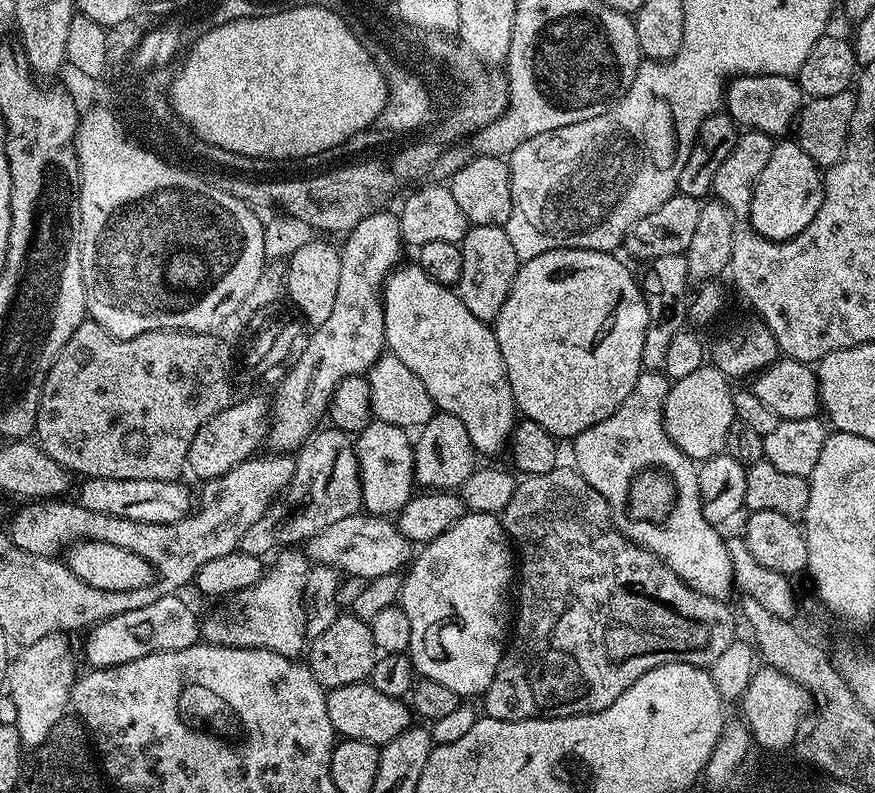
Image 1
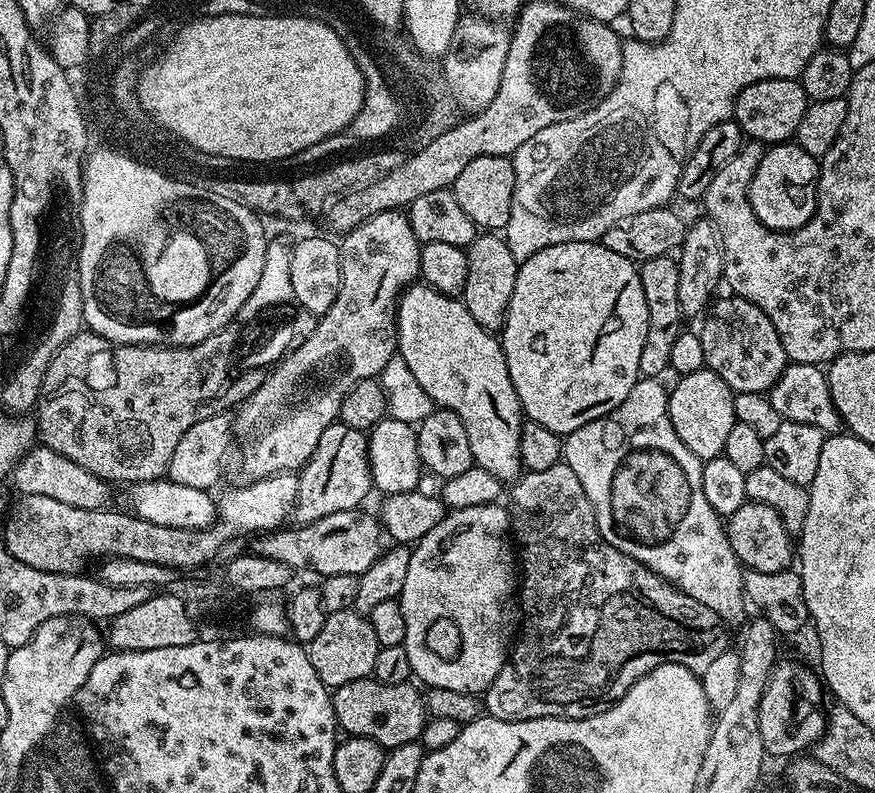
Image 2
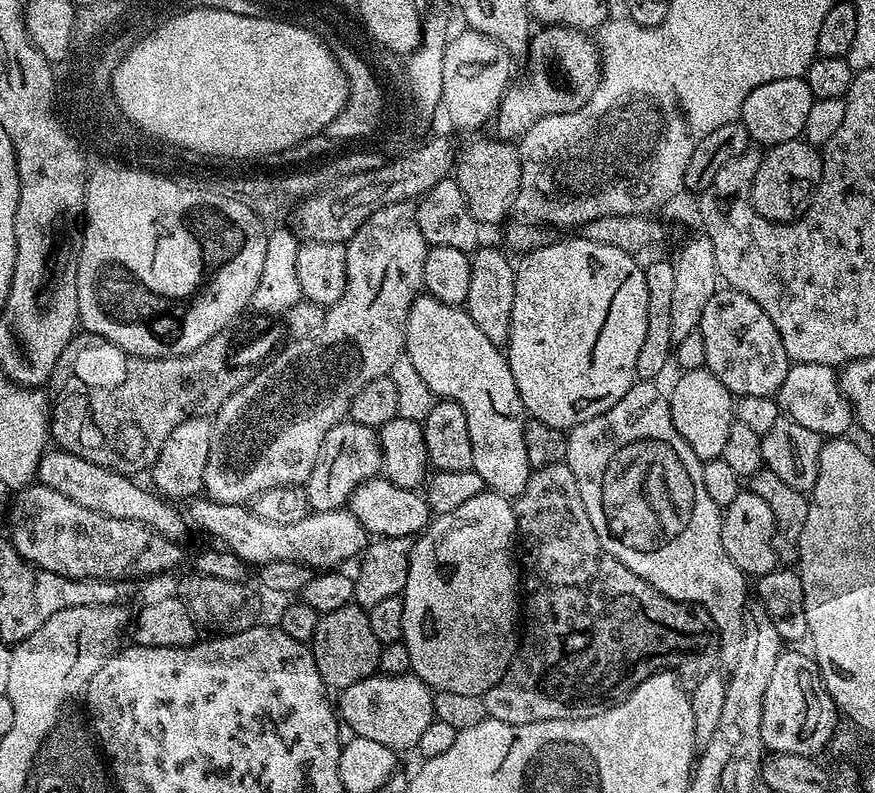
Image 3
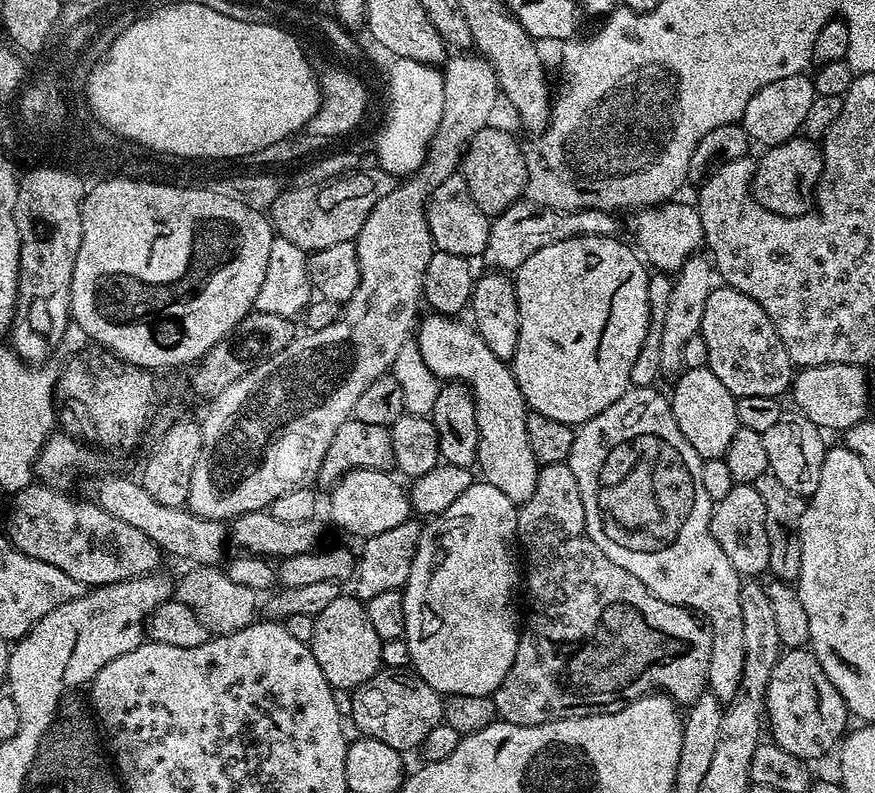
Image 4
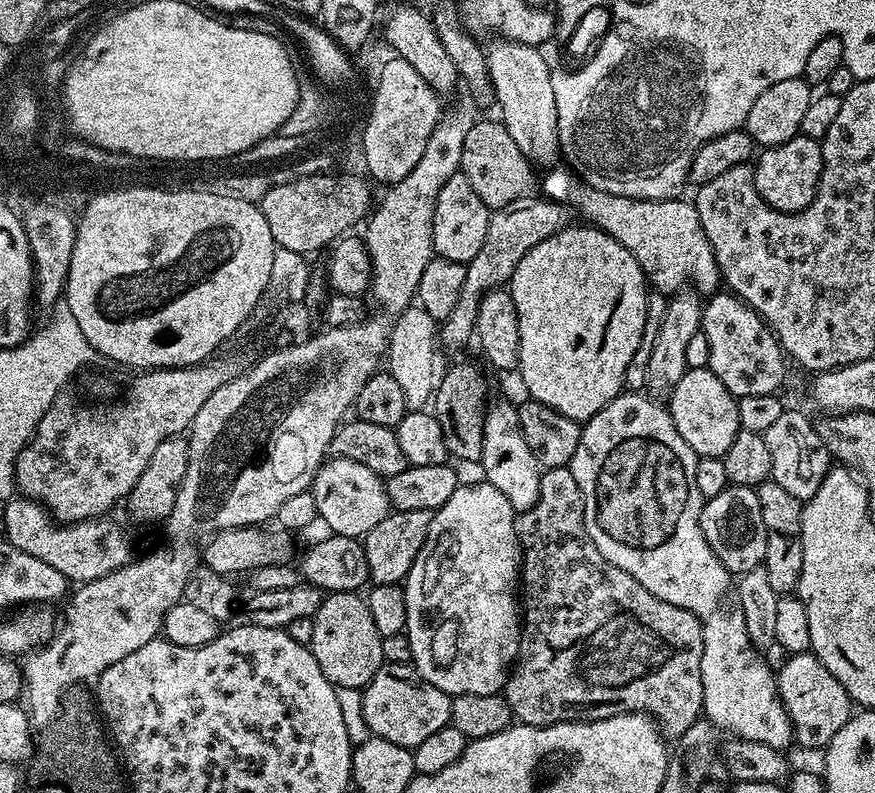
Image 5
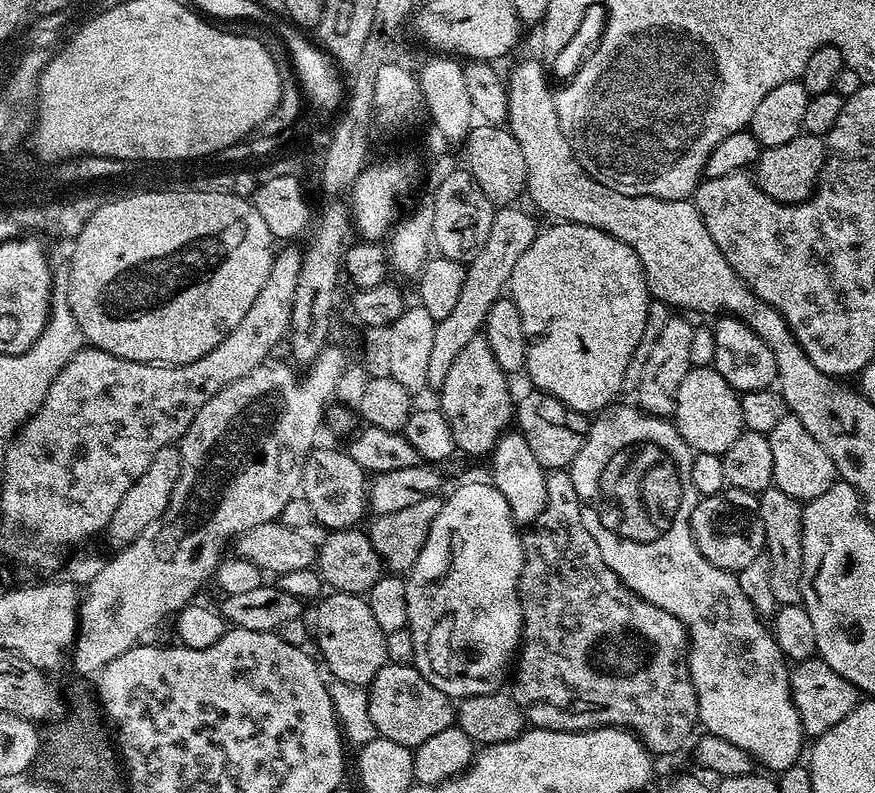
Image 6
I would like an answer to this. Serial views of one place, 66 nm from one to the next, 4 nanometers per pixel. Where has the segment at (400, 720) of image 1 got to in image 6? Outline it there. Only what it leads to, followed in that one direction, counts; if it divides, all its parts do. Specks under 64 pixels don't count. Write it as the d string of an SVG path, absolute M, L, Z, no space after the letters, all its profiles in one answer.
M384 664L382 670L367 685L371 721L377 728L378 737L398 742L398 746L406 746L415 750L426 738L434 738L442 730L453 727L456 718L456 704L453 697L446 695L438 686L430 686L426 678L412 664Z

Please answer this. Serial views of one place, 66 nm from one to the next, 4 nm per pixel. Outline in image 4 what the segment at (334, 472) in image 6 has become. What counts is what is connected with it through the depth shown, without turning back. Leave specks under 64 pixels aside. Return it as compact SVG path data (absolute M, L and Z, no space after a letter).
M355 468L350 470L341 480L336 481L330 489L332 497L328 500L328 516L344 532L349 532L352 536L367 538L374 534L382 534L386 530L393 529L394 526L402 526L412 515L412 502L408 498L405 485L400 485L401 481L395 475L378 468Z

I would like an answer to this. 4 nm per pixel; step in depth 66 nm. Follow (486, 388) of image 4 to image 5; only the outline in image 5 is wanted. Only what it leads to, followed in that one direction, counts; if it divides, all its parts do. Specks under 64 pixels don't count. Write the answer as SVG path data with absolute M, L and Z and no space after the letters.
M508 400L489 403L484 419L484 449L478 461L484 467L483 479L498 490L502 490L506 502L510 502L512 511L519 514L530 510L538 502L538 486L540 485L540 464L534 458L530 446L526 446L526 438L520 425L520 410Z

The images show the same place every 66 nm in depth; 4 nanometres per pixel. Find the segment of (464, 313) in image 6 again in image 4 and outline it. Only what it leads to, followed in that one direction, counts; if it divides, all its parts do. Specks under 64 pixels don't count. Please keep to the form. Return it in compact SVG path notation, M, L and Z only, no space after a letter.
M517 202L510 207L501 216L495 217L488 225L488 241L486 250L482 257L483 263L488 263L489 269L503 272L505 274L515 273L517 268L530 258L530 254L542 250L542 246L550 246L554 242L562 242L566 238L578 238L579 236L616 236L622 224L616 221L617 217L611 212L605 212L603 208L579 208L578 210L554 210L553 208L542 208L533 206L528 202Z

